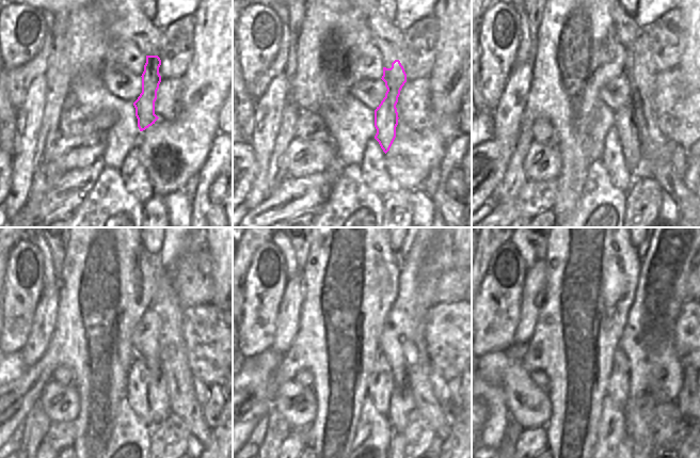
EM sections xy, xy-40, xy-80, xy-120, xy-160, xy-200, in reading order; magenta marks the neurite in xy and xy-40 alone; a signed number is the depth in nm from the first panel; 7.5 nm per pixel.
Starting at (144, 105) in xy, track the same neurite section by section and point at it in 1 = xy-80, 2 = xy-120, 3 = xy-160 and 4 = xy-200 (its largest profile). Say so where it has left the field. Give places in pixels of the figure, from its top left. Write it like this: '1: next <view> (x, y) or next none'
1: next xy-80 (640, 79)
2: next xy-120 (159, 403)
3: next xy-160 (402, 403)
4: next xy-200 (638, 411)

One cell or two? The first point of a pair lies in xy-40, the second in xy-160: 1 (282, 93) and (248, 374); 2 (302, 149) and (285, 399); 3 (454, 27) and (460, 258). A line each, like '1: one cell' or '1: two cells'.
1: two cells
2: one cell
3: one cell

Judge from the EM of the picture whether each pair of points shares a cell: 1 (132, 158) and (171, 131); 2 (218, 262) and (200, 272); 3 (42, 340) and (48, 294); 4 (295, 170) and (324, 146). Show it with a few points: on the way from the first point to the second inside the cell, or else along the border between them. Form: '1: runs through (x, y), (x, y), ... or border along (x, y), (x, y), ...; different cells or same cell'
1: border along (136, 146), (139, 151), (139, 160), (148, 177); different cells
2: border along (206, 251), (209, 255), (209, 273), (215, 290); different cells
3: runs through (42, 328), (47, 305); same cell
4: runs through (302, 162), (307, 157), (314, 157), (317, 154); same cell

